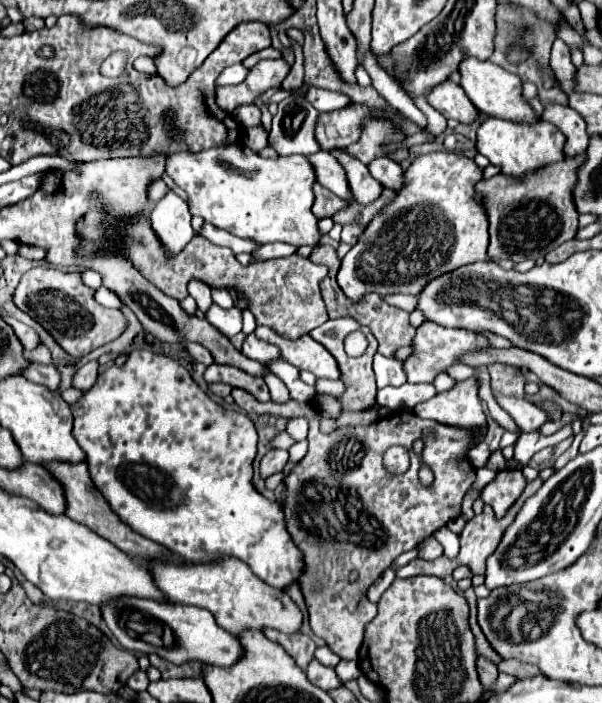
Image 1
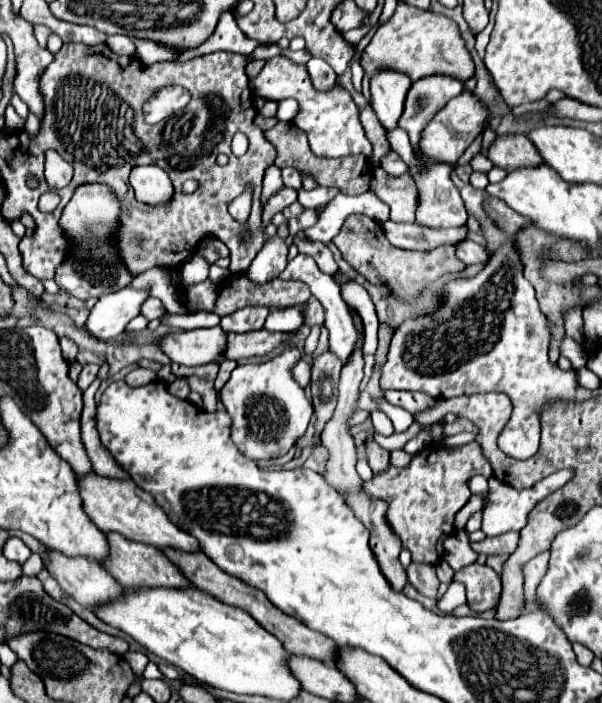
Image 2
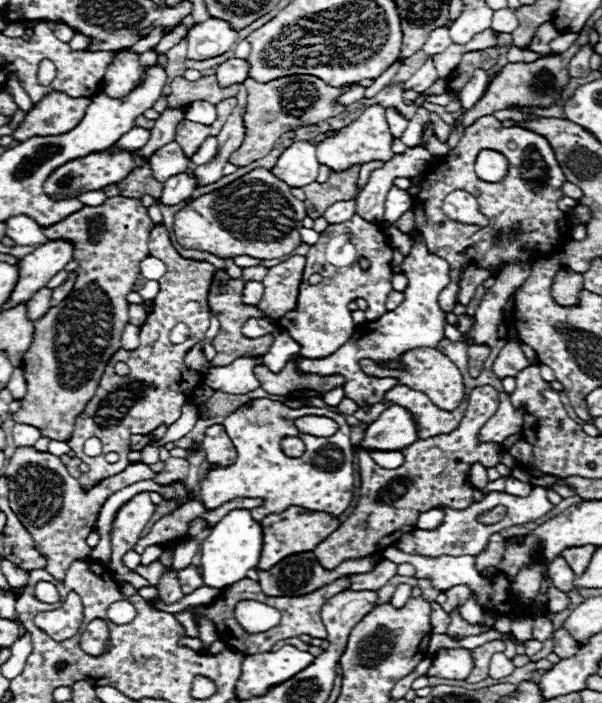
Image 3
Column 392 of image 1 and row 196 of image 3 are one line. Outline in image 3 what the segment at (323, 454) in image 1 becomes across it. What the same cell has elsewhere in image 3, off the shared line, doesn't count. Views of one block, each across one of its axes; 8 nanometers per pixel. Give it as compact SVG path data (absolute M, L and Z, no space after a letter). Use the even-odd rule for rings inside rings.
M492 114L478 118L464 132L454 150L424 170L420 192L414 196L414 230L426 240L428 250L450 264L450 284L440 292L440 308L444 312L452 312L458 302L458 276L470 262L476 262L482 268L492 266L492 276L496 278L504 264L536 258L560 248L570 234L566 214L556 208L564 182L564 172L544 136L520 126L504 128ZM484 148L498 150L510 162L510 172L504 180L484 182L474 174L474 158ZM452 190L466 190L478 198L480 212L490 218L490 224L478 228L452 222L442 210L442 202Z

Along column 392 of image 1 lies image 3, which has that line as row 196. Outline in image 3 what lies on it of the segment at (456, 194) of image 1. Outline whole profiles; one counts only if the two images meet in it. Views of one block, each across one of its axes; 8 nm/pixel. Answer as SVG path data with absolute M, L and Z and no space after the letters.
M256 168L178 210L174 214L174 236L176 242L188 250L210 252L218 258L252 256L274 260L290 256L300 246L304 218L304 202L292 196L290 186L280 182L270 170Z

